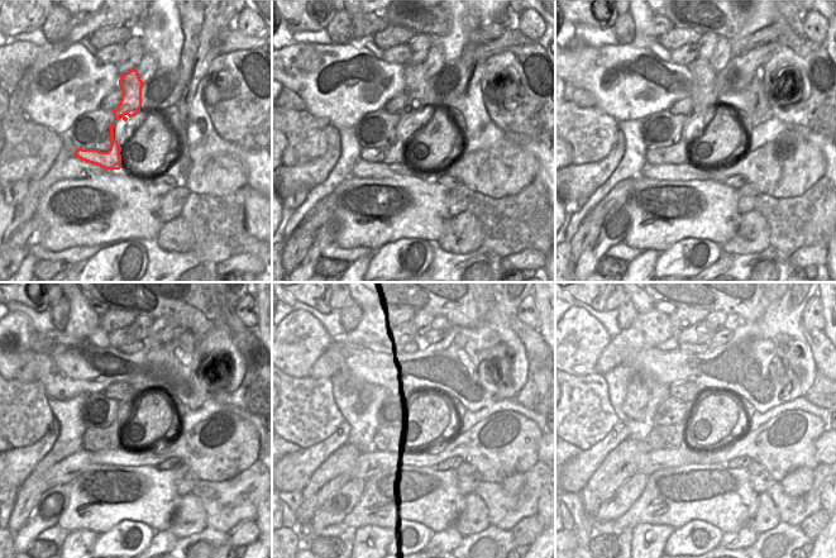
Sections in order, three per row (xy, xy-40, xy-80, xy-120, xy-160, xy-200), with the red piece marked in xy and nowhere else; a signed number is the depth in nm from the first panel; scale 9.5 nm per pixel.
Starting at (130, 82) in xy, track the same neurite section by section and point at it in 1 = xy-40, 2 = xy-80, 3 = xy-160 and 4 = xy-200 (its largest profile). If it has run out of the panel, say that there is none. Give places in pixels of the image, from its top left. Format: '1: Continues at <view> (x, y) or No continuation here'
1: Continues at xy-40 (415, 81)
2: Continues at xy-80 (703, 95)
3: Continues at xy-160 (420, 344)
4: Continues at xy-200 (693, 348).

